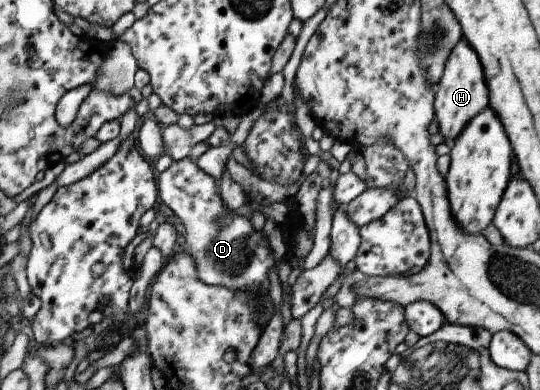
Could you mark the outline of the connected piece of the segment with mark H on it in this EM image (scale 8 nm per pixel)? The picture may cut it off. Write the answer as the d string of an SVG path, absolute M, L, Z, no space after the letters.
M459 40L459 44L453 48L449 60L445 62L445 72L434 86L435 118L438 120L438 130L445 143L454 142L459 138L465 126L469 124L481 112L489 106L489 89L485 84L483 68L479 62L477 52L469 46L469 42Z

